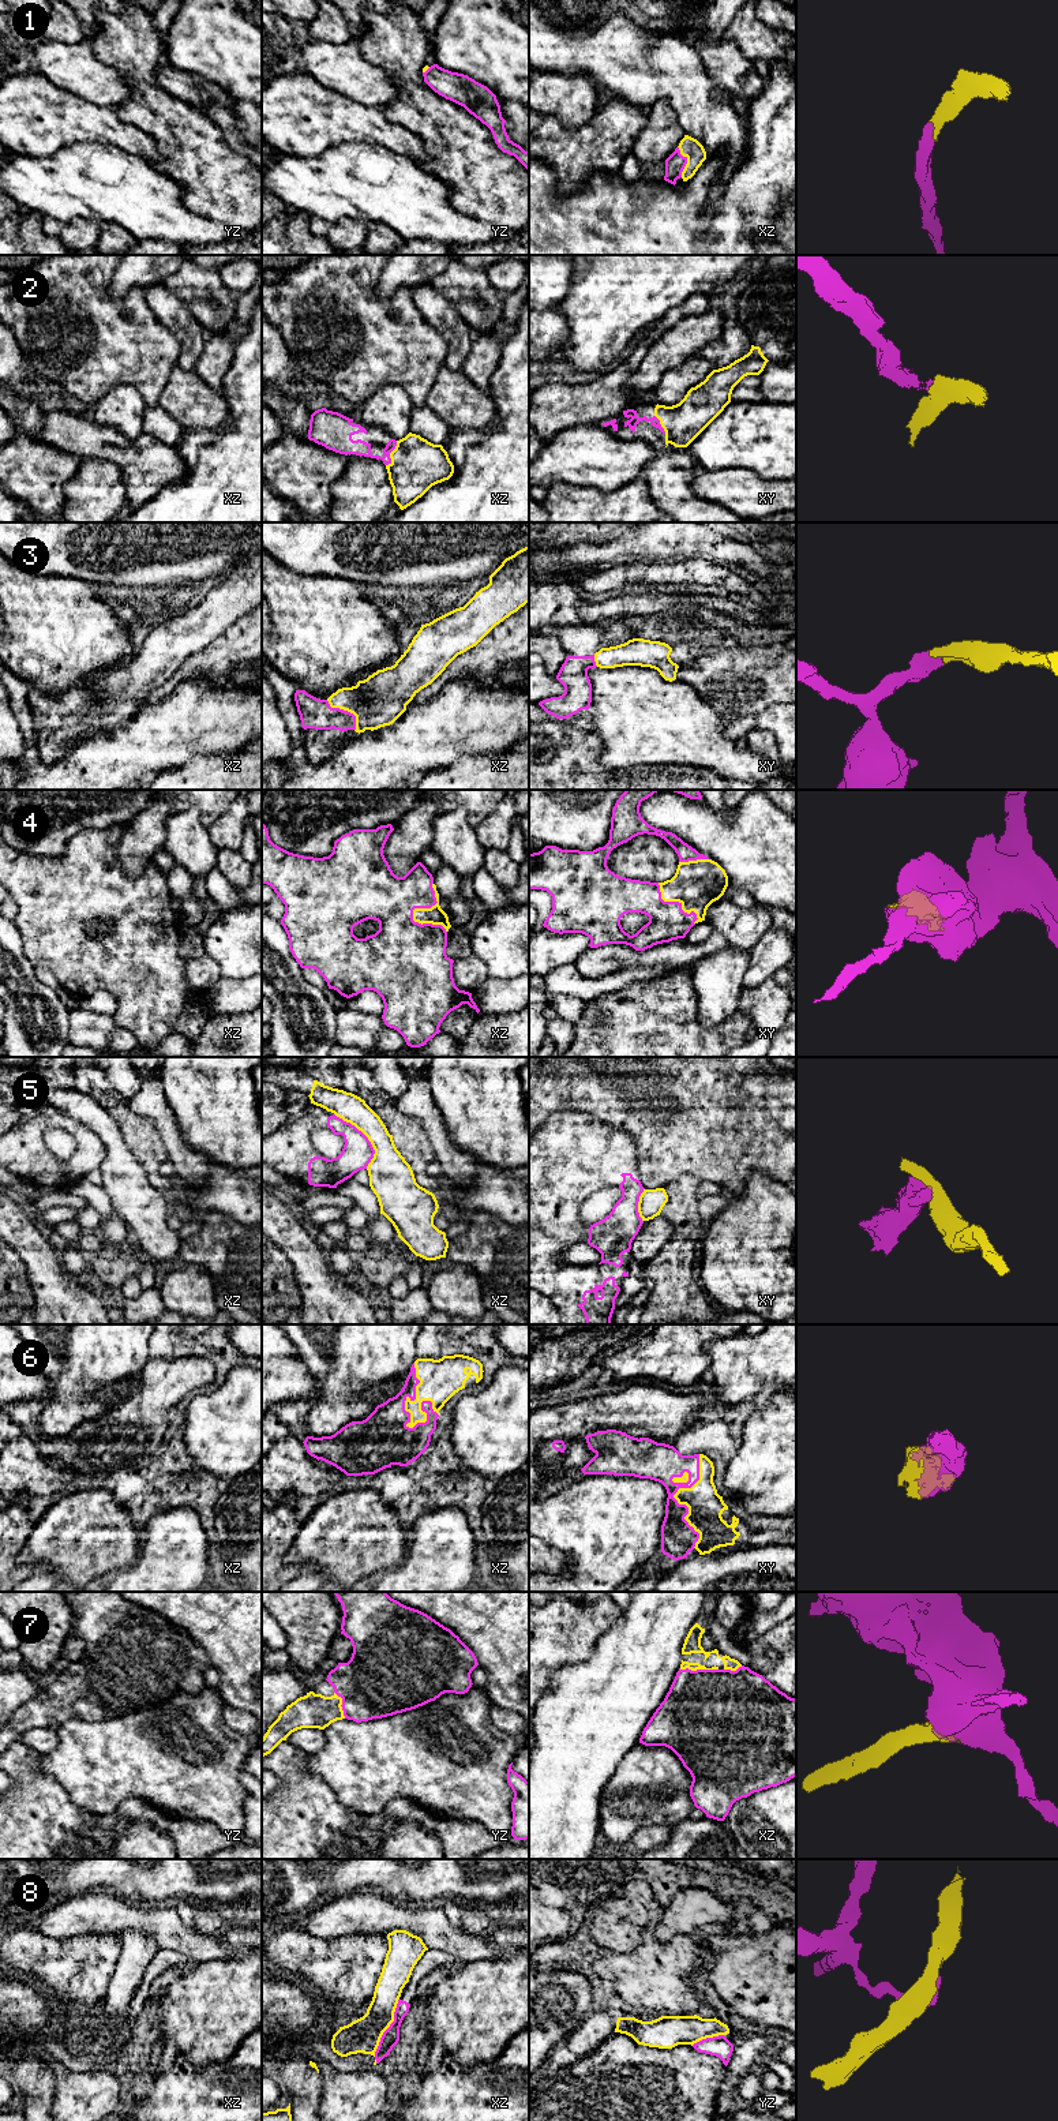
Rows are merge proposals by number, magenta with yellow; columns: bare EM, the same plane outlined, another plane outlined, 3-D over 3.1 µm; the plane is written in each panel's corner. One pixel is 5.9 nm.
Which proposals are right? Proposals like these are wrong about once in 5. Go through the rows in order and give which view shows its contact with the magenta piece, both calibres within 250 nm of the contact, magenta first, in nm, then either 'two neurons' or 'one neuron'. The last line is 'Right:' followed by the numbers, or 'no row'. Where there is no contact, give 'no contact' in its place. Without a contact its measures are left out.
1: meets magenta in xz; 120 nm thick on the magenta side, 120 nm on the other; one neuron
2: meets magenta in xz; 90 nm thick on the magenta side, 300 nm on the other; one neuron
3: meets magenta in xz; 180 nm thick on the magenta side, 300 nm on the other; one neuron
4: meets magenta in xz; 400 nm thick on the magenta side, 110 nm on the other; one neuron
5: meets magenta in xz; 180 nm thick on the magenta side, 240 nm on the other; two neurons
6: meets magenta in xz; 260 nm thick on the magenta side, 240 nm on the other; one neuron
7: meets magenta in xz; 500 nm thick on the magenta side, 50 nm on the other; one neuron
8: meets magenta in xz; 100 nm thick on the magenta side, 200 nm on the other; two neurons
Right: 1, 2, 3, 4, 6, 7

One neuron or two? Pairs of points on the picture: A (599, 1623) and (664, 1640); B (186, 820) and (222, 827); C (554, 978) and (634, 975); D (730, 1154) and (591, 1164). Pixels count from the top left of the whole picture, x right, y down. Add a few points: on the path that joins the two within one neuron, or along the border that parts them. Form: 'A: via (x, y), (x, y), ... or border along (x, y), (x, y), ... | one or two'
A: border along (622, 1611), (618, 1619), (597, 1640), (592, 1653) | two
B: border along (206, 828), (210, 840), (218, 849) | two
C: via (574, 984), (604, 985), (614, 982) | one
D: border along (626, 1131), (636, 1145), (638, 1180), (645, 1188) | two

